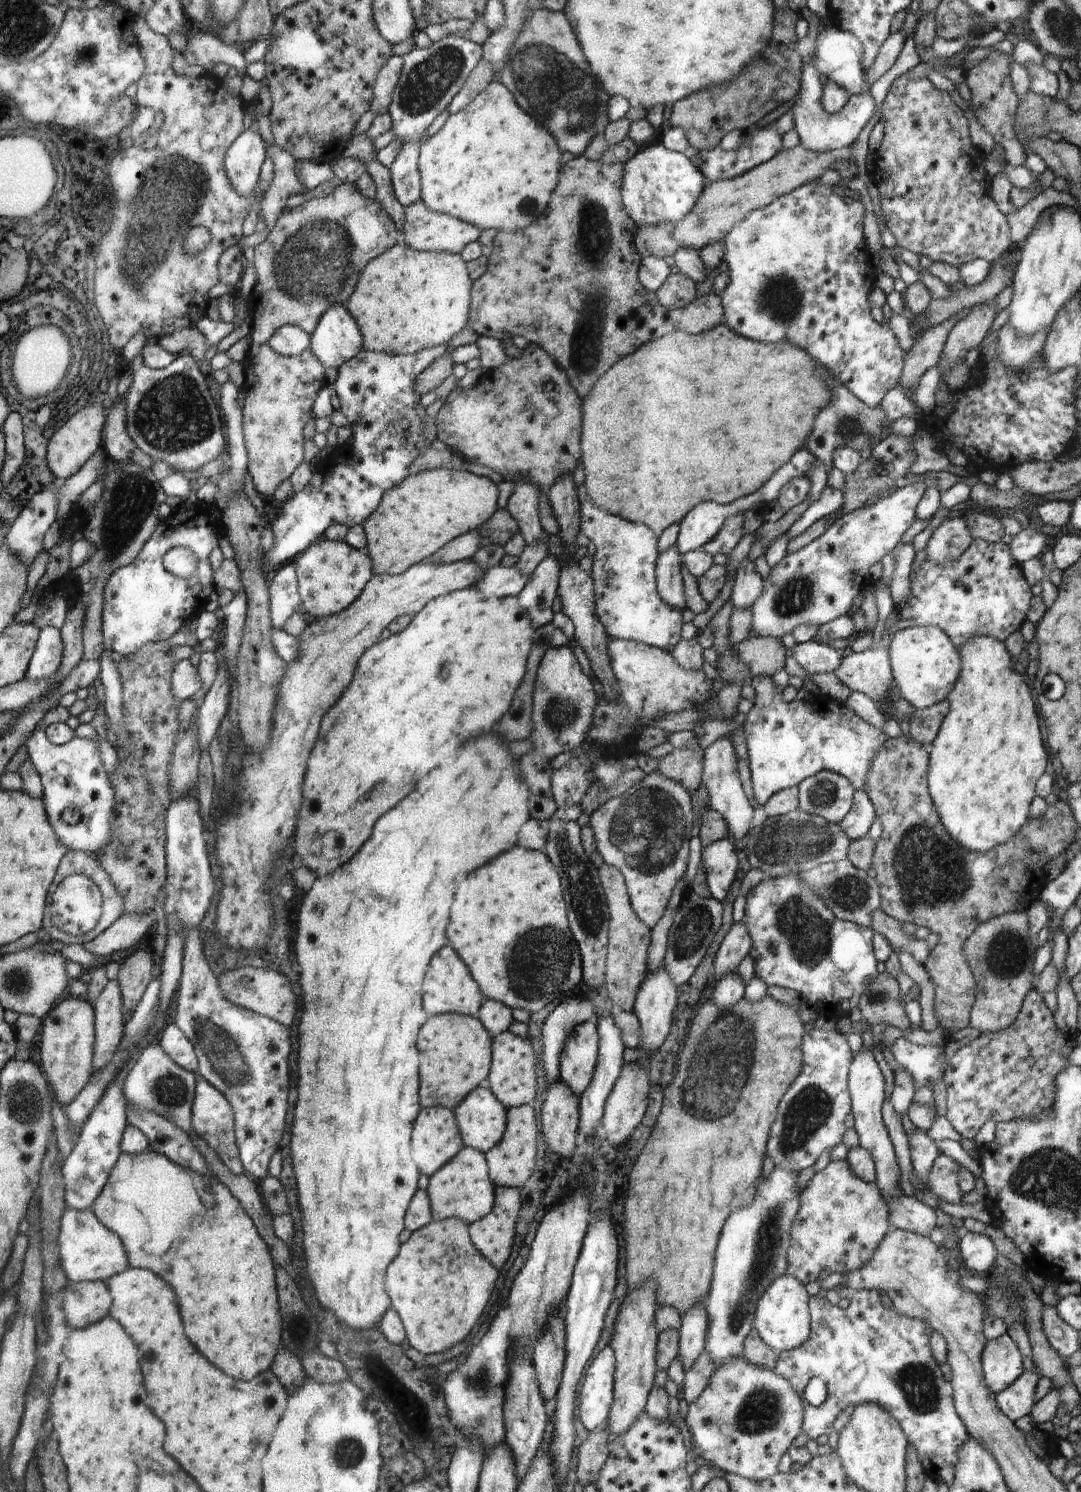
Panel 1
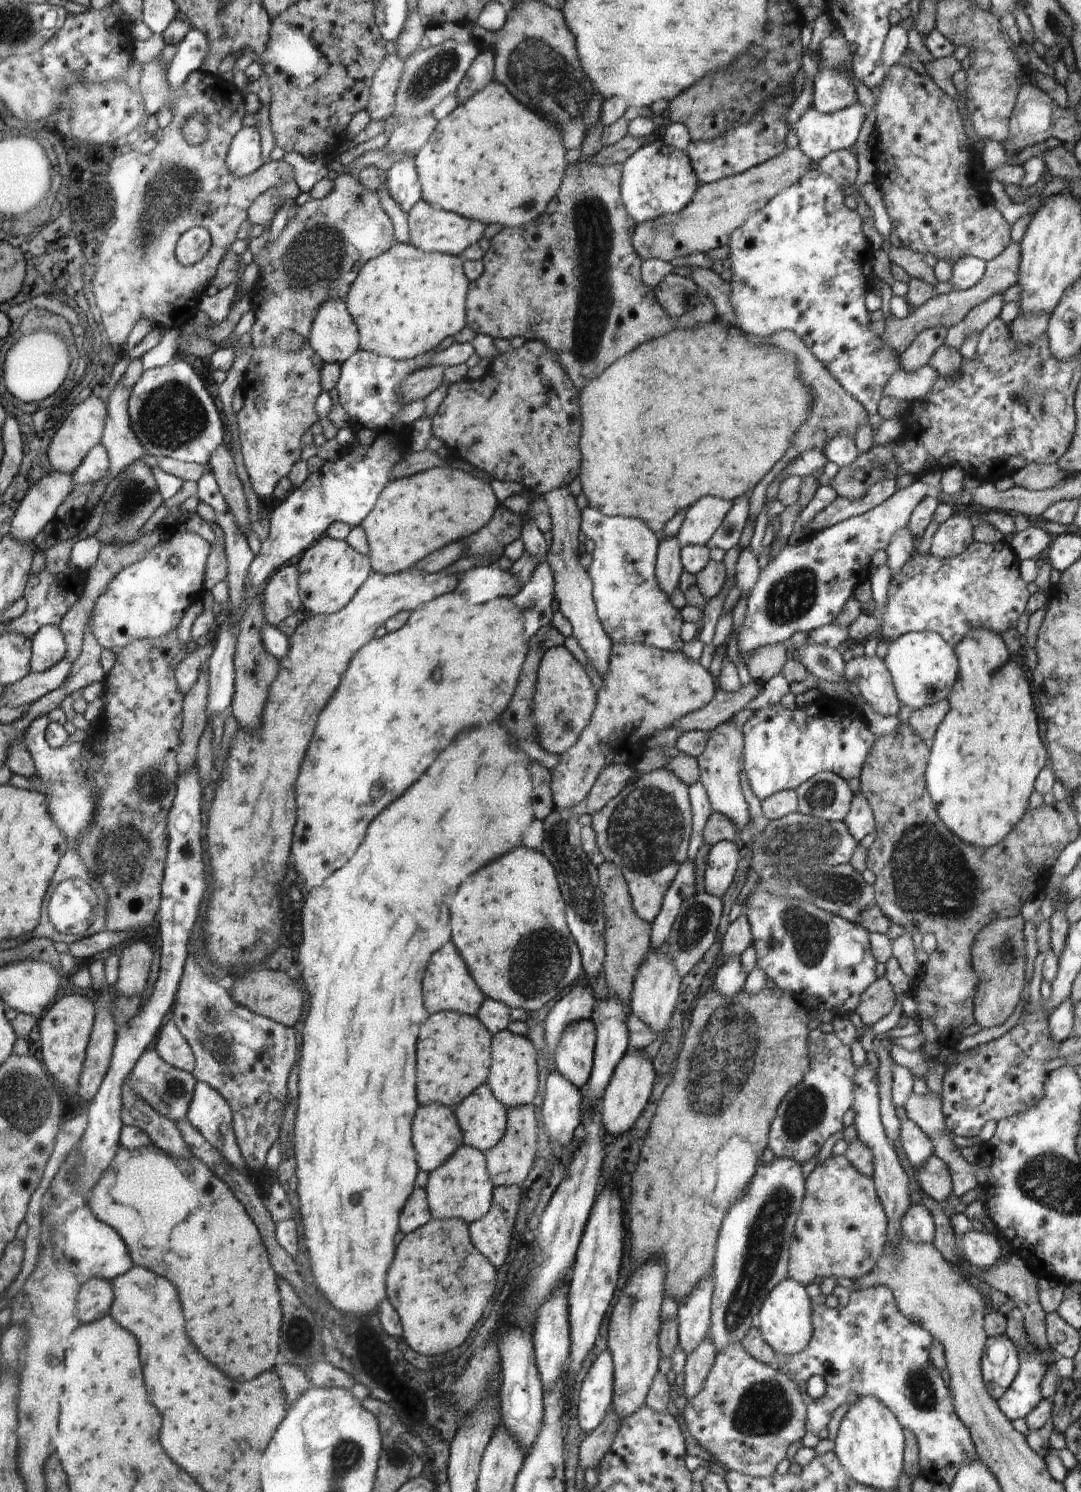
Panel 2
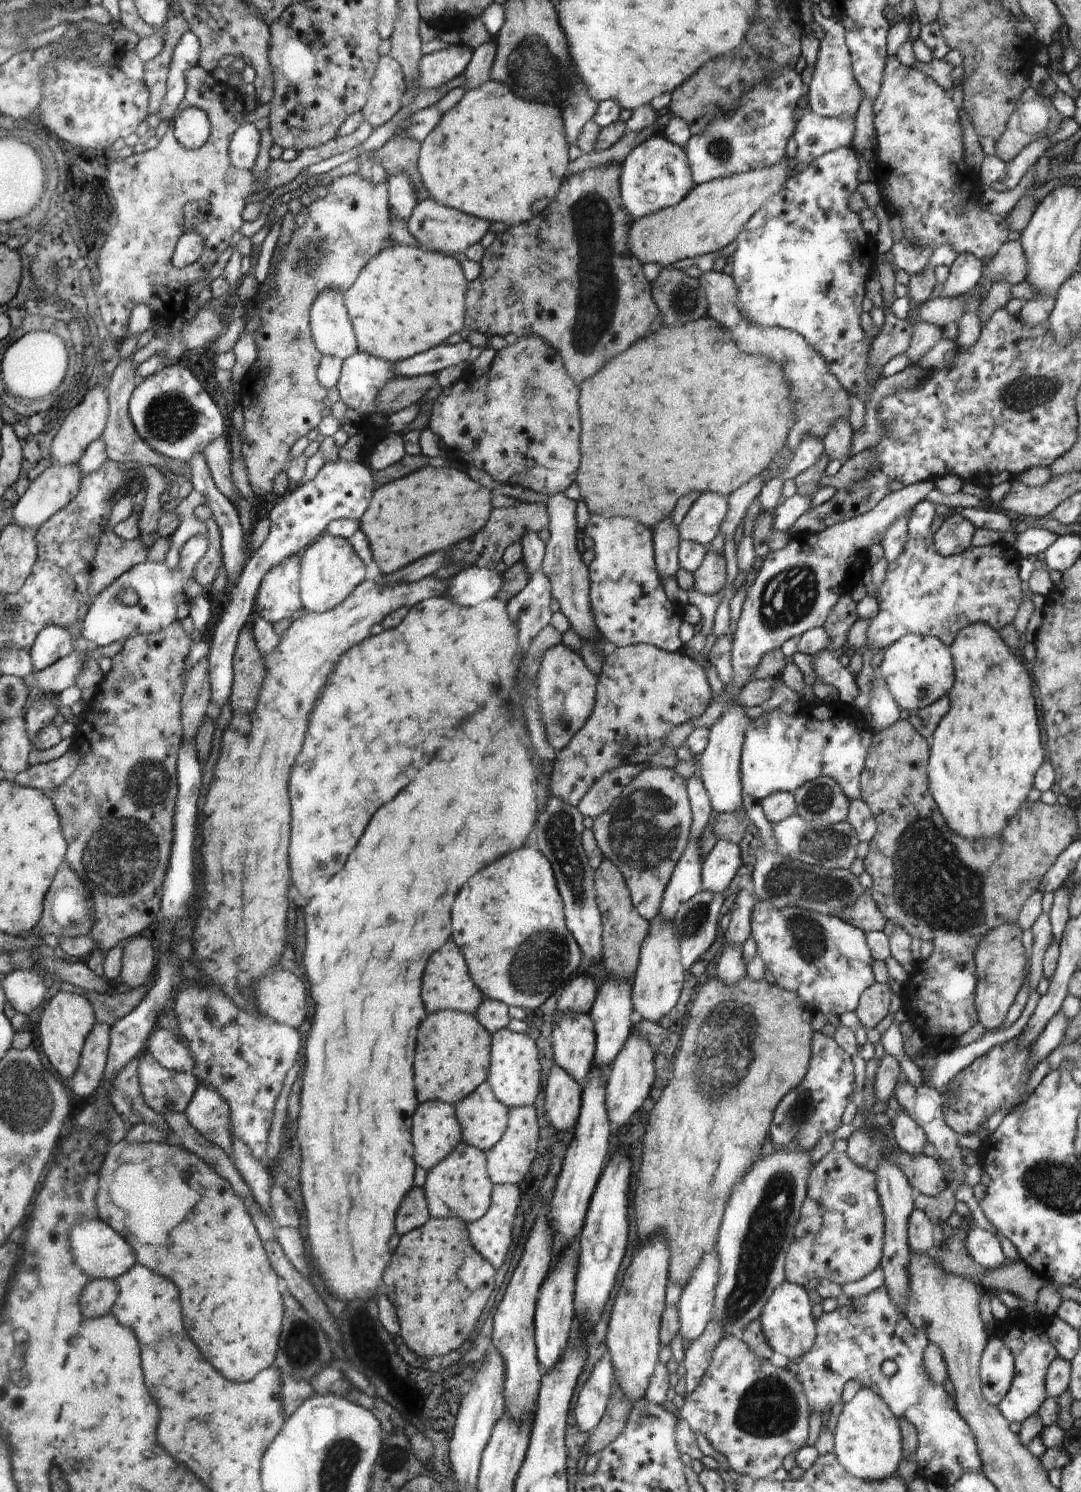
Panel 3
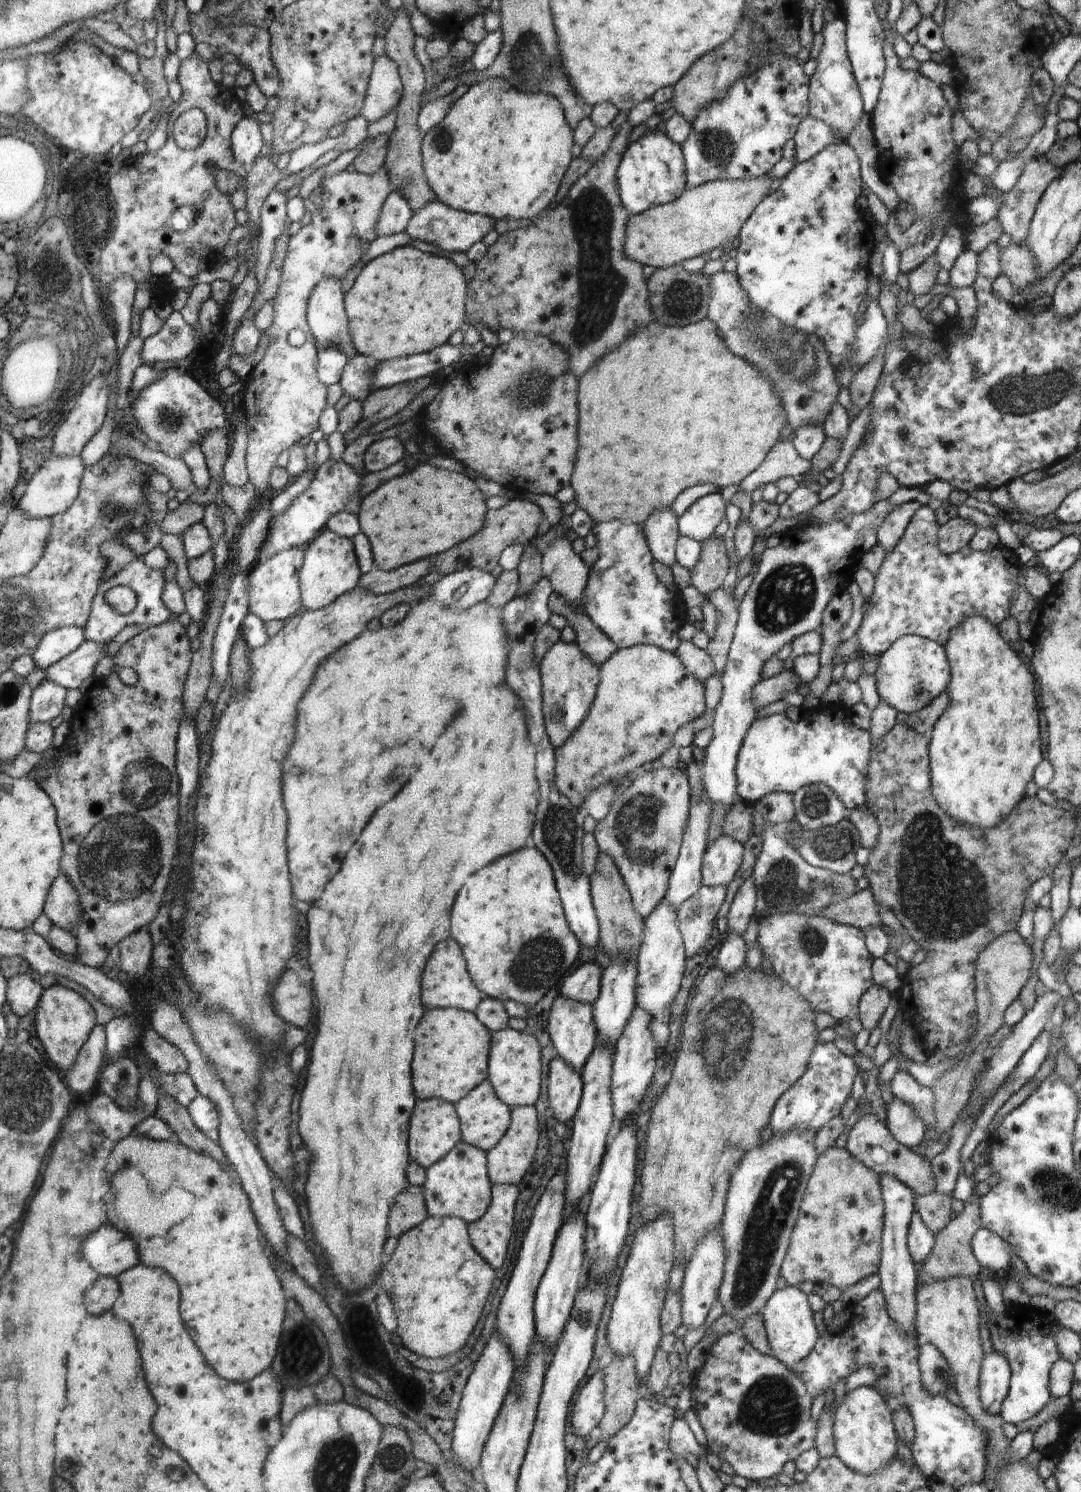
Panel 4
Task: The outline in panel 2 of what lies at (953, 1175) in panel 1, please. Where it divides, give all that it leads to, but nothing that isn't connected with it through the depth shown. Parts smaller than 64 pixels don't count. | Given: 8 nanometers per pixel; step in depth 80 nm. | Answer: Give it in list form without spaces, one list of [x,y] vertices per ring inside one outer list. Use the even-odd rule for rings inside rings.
[[[930,1156],[922,1170],[917,1170],[918,1185],[930,1198],[938,1203],[946,1202],[946,1198],[955,1191],[951,1169],[938,1156]]]

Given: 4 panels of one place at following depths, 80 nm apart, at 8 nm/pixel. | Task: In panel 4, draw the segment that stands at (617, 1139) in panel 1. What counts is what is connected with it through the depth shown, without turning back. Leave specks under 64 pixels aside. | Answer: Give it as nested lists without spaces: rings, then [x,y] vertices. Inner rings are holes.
[[[635,1007],[630,1020],[626,1022],[626,1026],[622,1030],[620,1040],[616,1042],[616,1048],[613,1052],[614,1067],[612,1068],[611,1095],[618,1124],[628,1120],[630,1114],[636,1110],[636,1104],[645,1097],[648,1086],[652,1084],[652,1076],[654,1076],[656,1050],[654,1050],[655,1042],[652,1042],[650,1028],[652,1016],[644,1008]]]

